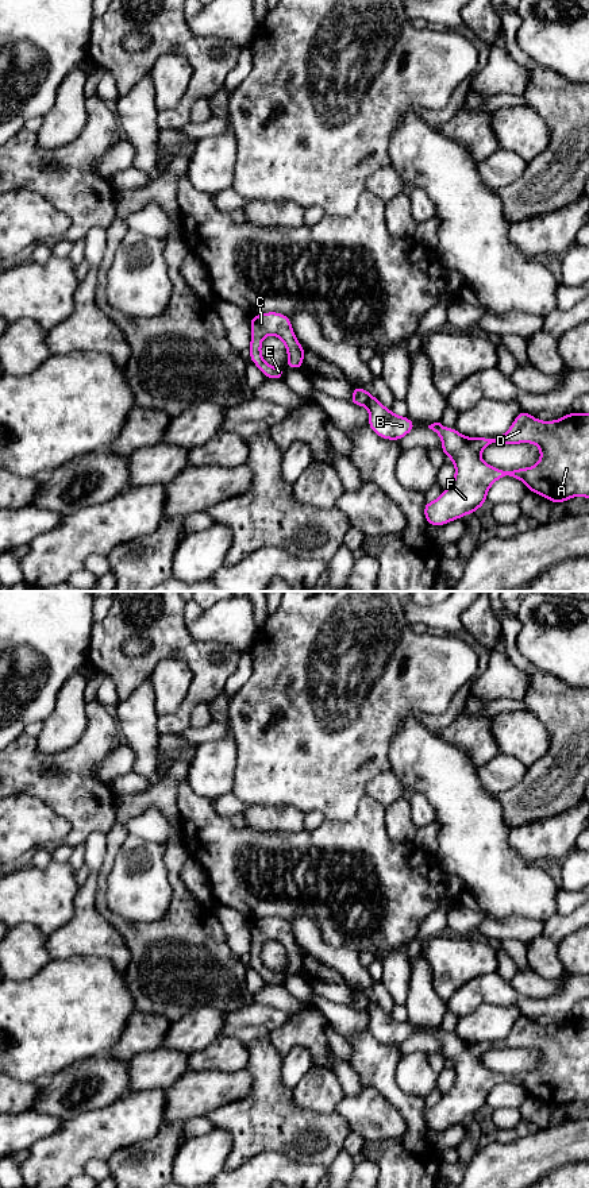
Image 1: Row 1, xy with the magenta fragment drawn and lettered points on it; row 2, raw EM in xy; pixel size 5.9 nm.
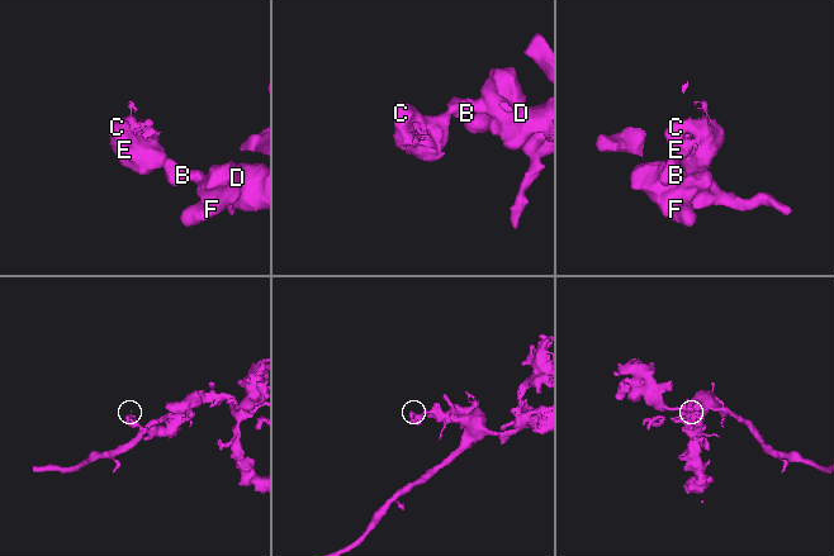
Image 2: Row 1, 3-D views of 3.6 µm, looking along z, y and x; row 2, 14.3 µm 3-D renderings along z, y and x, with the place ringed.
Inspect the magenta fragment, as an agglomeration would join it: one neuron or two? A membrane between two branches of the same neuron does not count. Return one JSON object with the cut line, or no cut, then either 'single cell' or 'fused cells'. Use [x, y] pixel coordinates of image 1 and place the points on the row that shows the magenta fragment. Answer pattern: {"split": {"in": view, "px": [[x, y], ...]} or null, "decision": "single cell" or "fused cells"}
{"split": {"in": "xy", "px": [[369, 394], [365, 405]]}, "decision": "fused cells"}

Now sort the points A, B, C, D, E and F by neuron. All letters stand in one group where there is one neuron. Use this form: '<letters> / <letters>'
A B D F / C E

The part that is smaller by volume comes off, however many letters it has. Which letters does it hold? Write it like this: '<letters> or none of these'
C, E

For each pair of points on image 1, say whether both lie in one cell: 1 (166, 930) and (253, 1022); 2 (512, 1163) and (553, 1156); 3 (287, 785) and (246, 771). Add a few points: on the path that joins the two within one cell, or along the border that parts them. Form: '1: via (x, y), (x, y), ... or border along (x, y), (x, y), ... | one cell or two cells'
1: border along (253, 1002), (228, 1011) | two cells
2: via (522, 1163), (534, 1156), (543, 1156) | one cell
3: via (277, 775), (269, 771), (255, 771) | one cell

